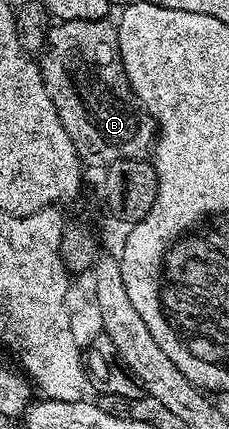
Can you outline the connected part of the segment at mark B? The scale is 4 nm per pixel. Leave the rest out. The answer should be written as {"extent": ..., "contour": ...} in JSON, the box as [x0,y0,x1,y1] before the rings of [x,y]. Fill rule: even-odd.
{"extent":[38,19,158,169],"contour":[[[111,19],[62,20],[53,23],[38,63],[46,94],[50,94],[50,102],[54,102],[54,110],[62,126],[66,126],[66,134],[70,134],[70,142],[74,142],[74,150],[85,165],[93,164],[103,169],[119,160],[142,160],[149,155],[158,131],[156,121],[144,109],[126,78],[118,50],[116,26]]]}

